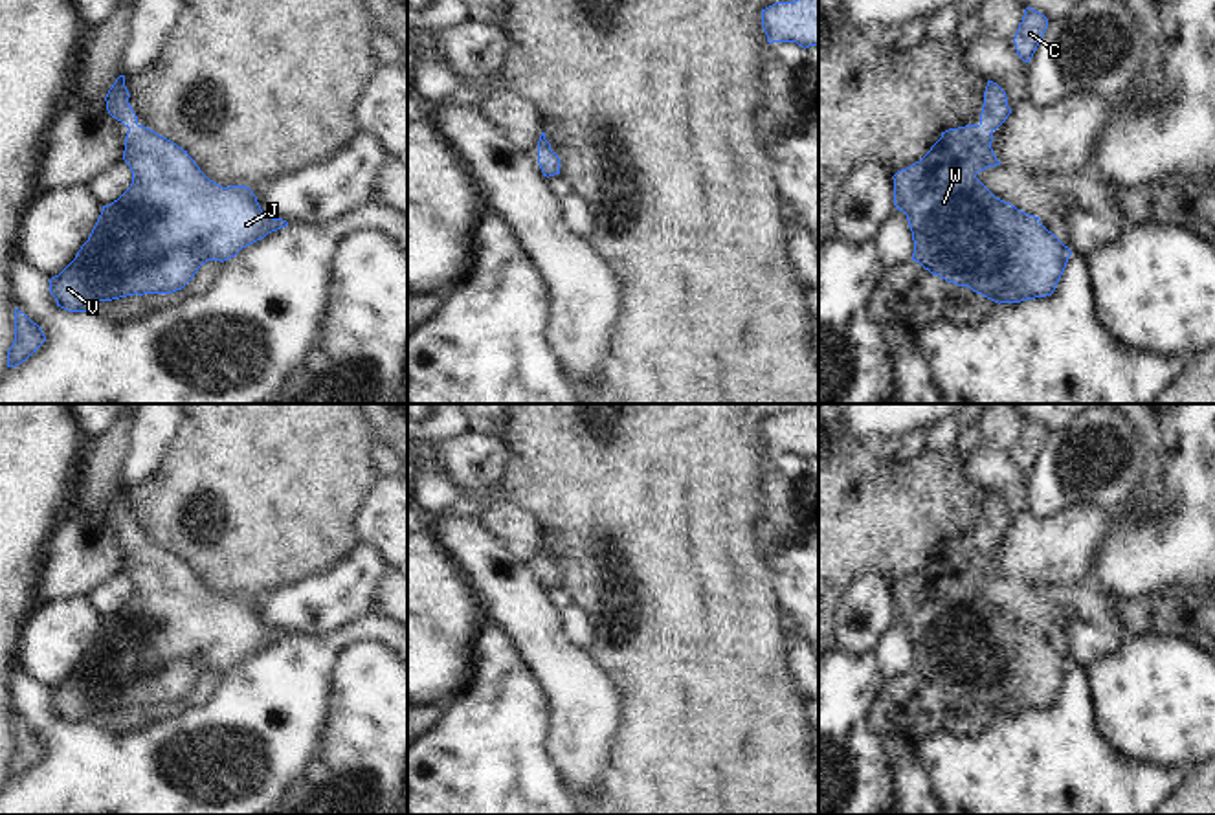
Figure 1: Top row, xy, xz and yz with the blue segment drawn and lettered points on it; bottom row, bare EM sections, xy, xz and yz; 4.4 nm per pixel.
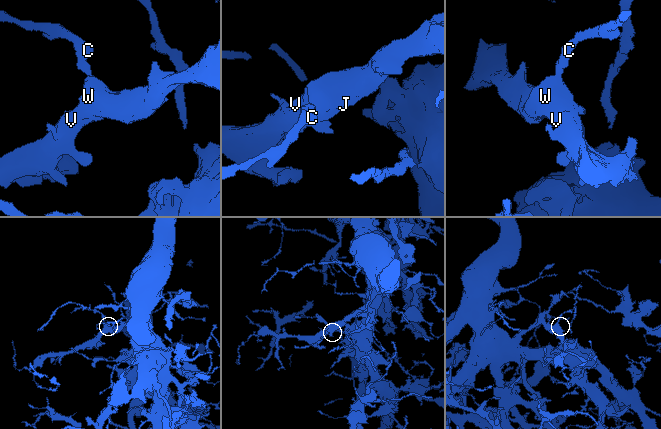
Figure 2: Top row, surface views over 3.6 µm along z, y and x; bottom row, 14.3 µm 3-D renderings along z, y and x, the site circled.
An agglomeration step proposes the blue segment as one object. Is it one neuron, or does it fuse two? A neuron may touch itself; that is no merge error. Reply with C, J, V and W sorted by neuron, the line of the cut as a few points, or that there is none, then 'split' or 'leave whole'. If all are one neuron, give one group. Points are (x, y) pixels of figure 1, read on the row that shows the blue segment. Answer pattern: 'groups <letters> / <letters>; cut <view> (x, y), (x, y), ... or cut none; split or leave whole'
groups C J V W; cut none; leave whole

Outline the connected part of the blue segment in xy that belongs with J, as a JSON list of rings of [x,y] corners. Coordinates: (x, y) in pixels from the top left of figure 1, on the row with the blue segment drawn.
[[[119,75],[105,101],[112,117],[128,130],[123,160],[132,171],[130,187],[103,211],[75,259],[50,279],[50,294],[68,312],[86,312],[99,301],[127,296],[173,294],[182,290],[207,261],[228,261],[242,248],[288,226],[262,213],[246,185],[222,187],[209,180],[195,160],[154,130],[138,123],[128,103],[125,75]]]

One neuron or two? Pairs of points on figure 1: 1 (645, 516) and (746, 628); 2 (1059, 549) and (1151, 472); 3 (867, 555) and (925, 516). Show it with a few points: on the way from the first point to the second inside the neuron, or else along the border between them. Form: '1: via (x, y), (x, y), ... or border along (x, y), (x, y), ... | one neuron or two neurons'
1: via (661, 544), (718, 601) | one neuron
2: via (1085, 525), (1125, 509), (1136, 498) | one neuron
3: via (881, 540), (905, 516), (911, 516) | one neuron

